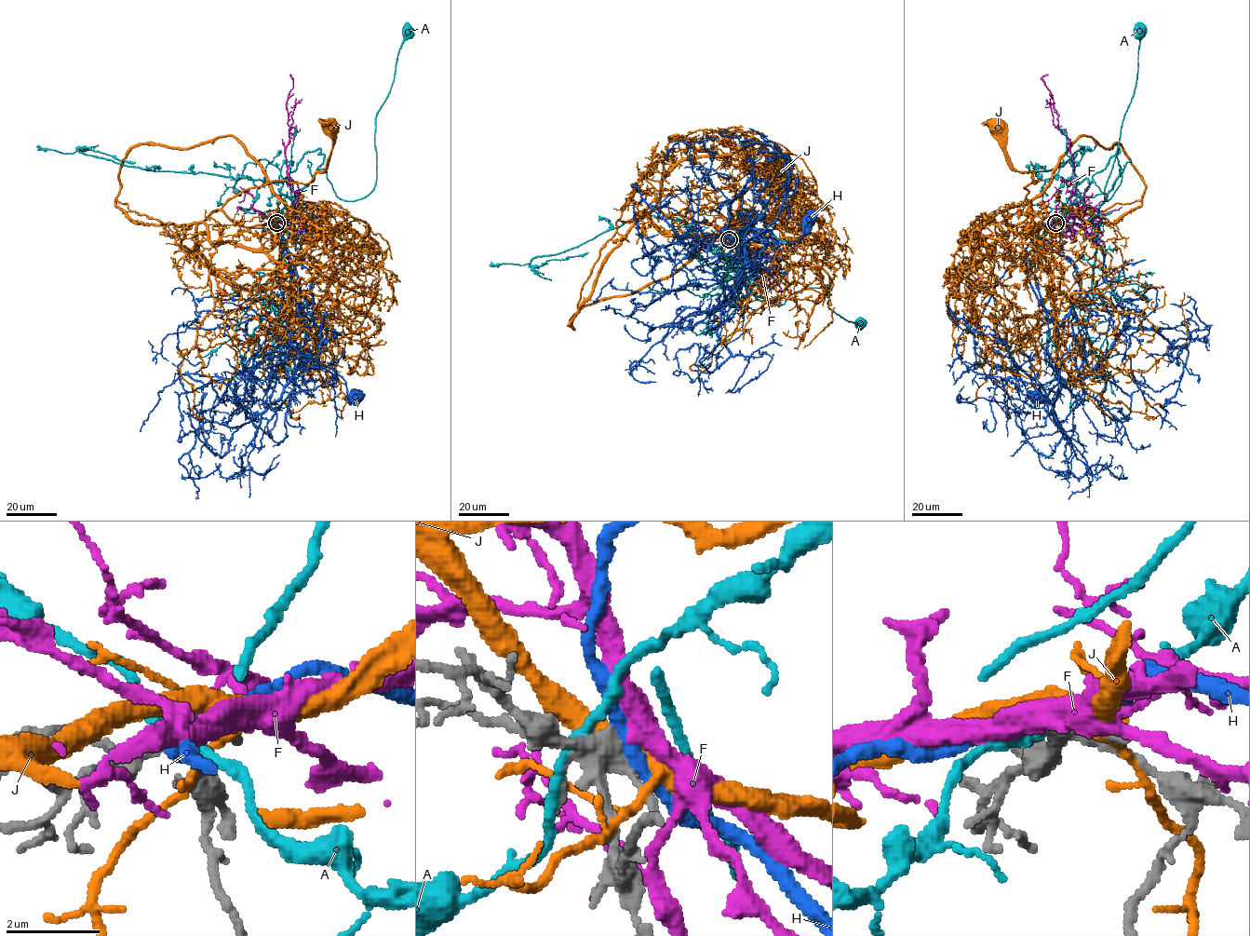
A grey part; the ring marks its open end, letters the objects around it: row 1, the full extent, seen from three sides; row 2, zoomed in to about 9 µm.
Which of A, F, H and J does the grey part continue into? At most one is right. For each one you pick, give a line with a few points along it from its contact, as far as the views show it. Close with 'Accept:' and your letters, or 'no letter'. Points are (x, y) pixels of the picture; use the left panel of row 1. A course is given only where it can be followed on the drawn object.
F: course (276, 223), (294, 214), (297, 199), (289, 185), (285, 155), (290, 128), (286, 106), (292, 88), (289, 74)
Accept: F

